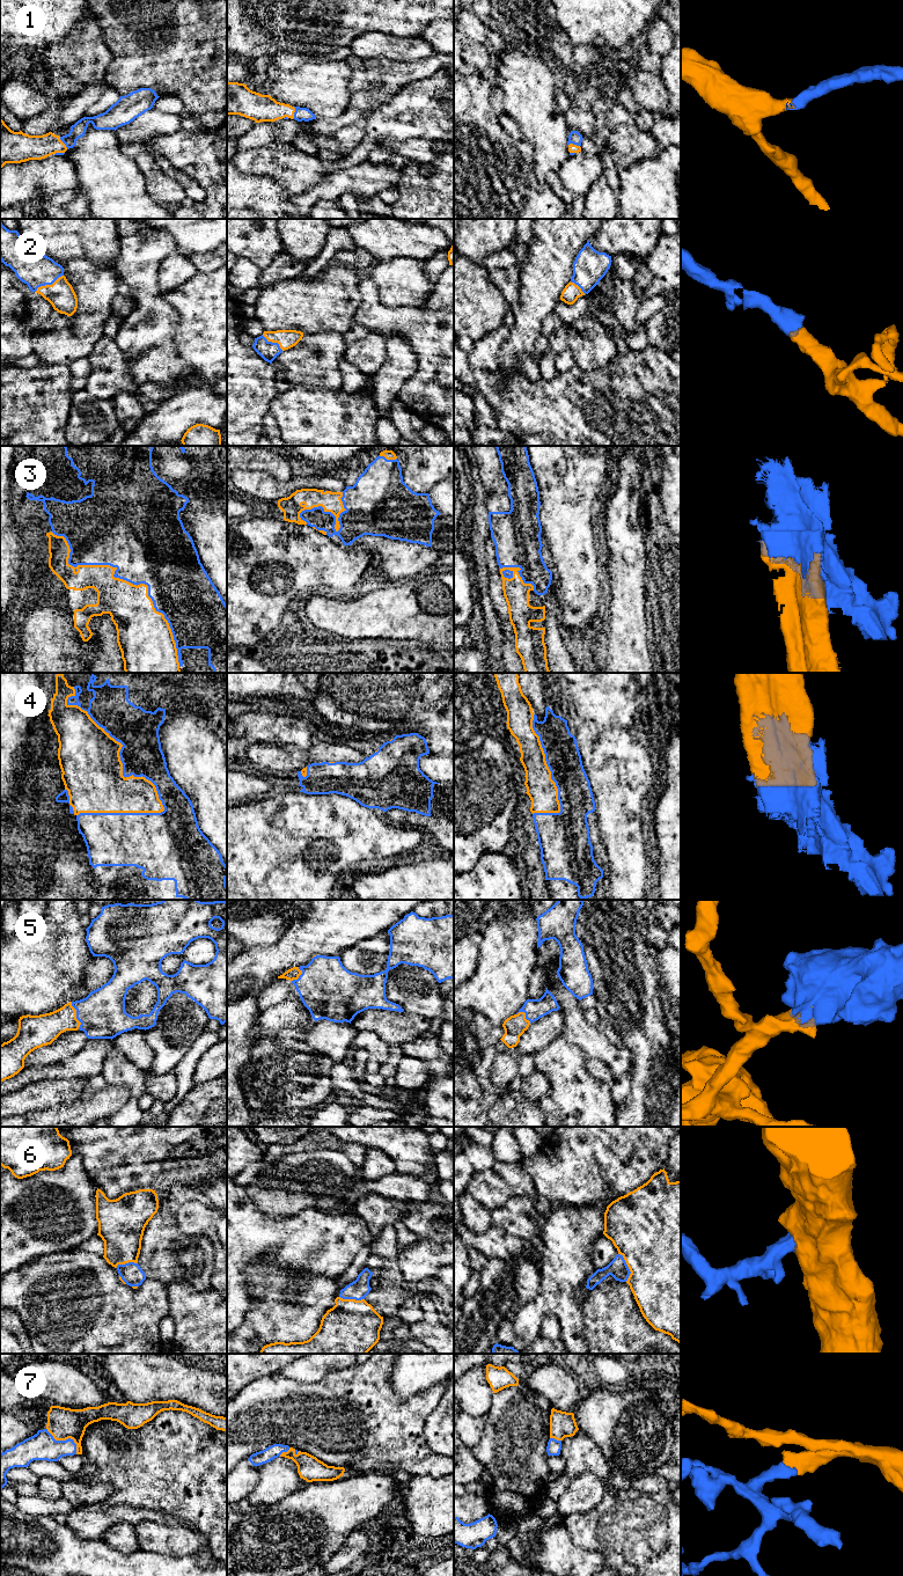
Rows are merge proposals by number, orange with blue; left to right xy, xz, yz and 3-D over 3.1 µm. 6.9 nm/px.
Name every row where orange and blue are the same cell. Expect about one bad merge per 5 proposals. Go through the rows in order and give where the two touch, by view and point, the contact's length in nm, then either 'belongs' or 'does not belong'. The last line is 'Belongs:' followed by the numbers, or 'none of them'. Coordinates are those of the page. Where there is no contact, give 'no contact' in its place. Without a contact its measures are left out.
1: meets orange in xy at (63, 143); contact 110 nm long; belongs
2: meets orange in xy at (49, 285); contact 240 nm long; belongs
3: meets orange in xy at (125, 580); contact 1300 nm long; belongs
4: meets orange in xy at (118, 753); contact 1050 nm long; belongs
5: meets orange in xy at (75, 1016); contact 200 nm long; belongs
6: meets orange in yz at (628, 1266); contact 200 nm long; belongs
7: meets orange in xy at (65, 1439); contact 280 nm long; belongs
Belongs: 1, 2, 3, 4, 5, 6, 7

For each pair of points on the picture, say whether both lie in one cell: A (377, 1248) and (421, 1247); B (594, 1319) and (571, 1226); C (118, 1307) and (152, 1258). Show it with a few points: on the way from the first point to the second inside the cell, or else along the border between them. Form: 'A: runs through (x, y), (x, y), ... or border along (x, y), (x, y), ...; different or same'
A: border along (397, 1252), (397, 1267), (405, 1278); different
B: border along (591, 1290), (584, 1303), (582, 1320); different
C: border along (146, 1277), (158, 1280), (167, 1285); different

